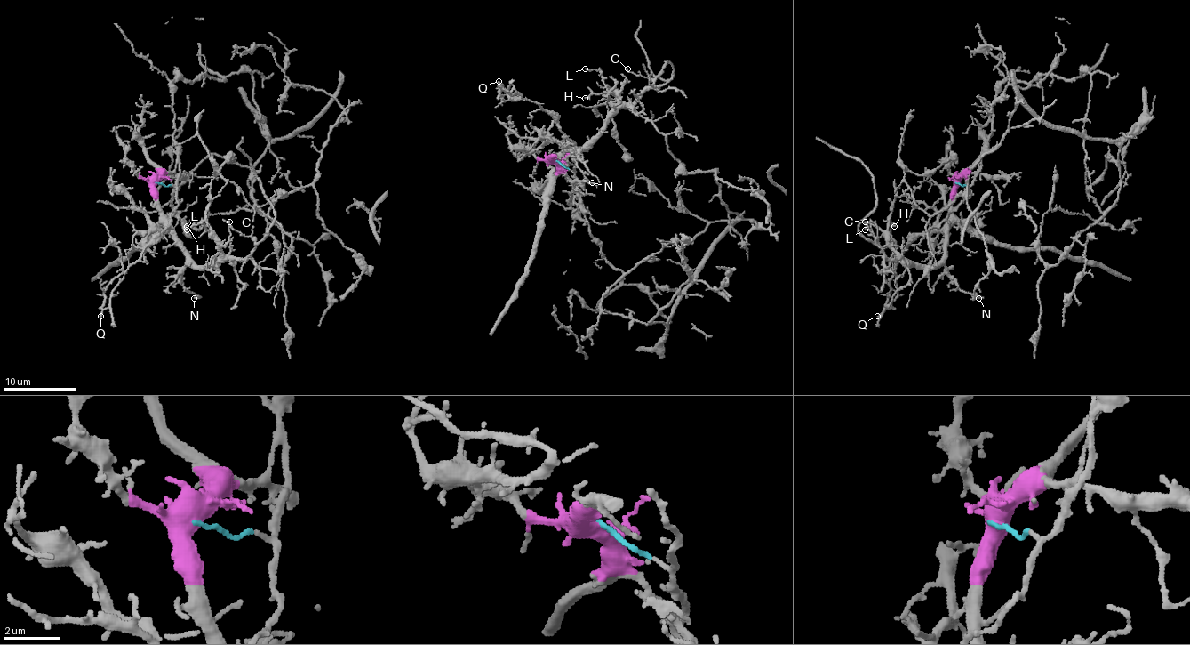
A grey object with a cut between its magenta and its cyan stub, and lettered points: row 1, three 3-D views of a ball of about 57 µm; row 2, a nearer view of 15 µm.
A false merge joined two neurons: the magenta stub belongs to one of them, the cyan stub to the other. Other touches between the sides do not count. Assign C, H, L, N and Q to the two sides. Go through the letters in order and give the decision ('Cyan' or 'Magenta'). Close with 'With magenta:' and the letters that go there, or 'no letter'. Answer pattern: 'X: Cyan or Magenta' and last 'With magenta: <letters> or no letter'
C: Magenta
H: Magenta
L: Magenta
N: Magenta
Q: Cyan
With magenta: C, H, L, N

